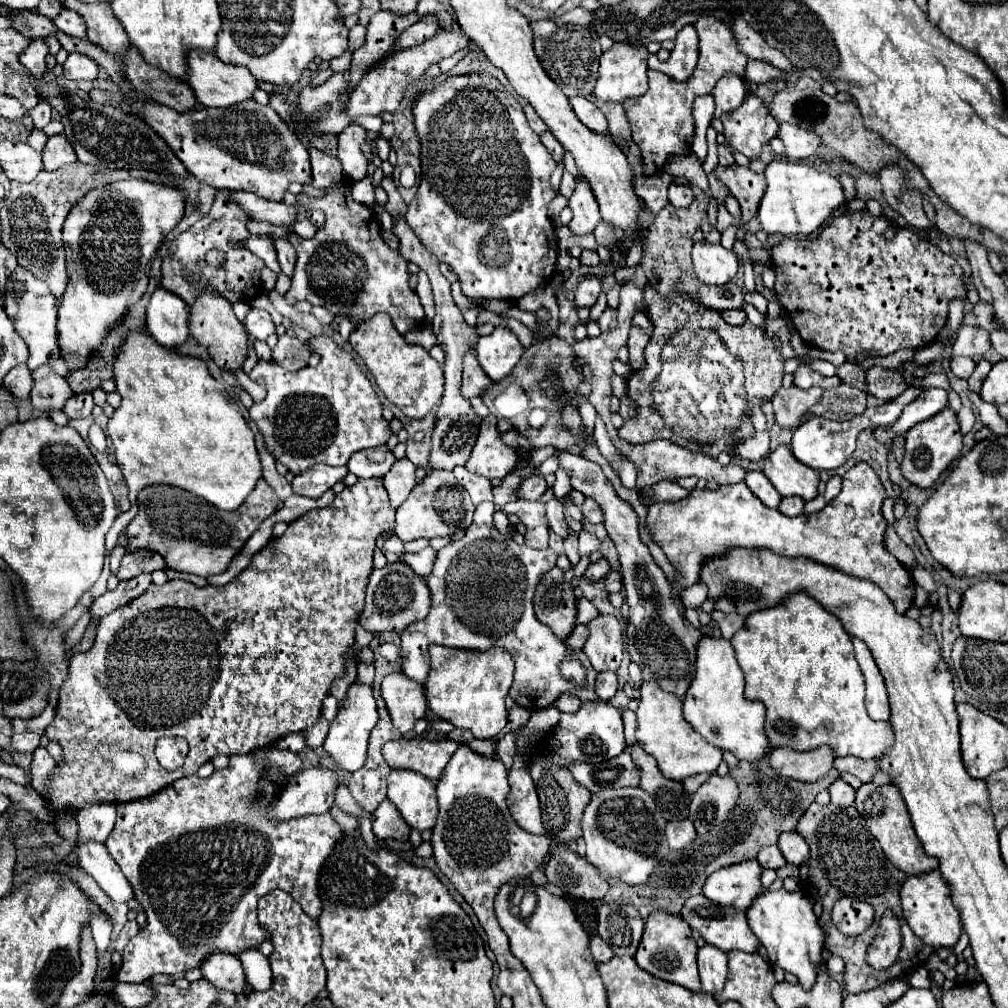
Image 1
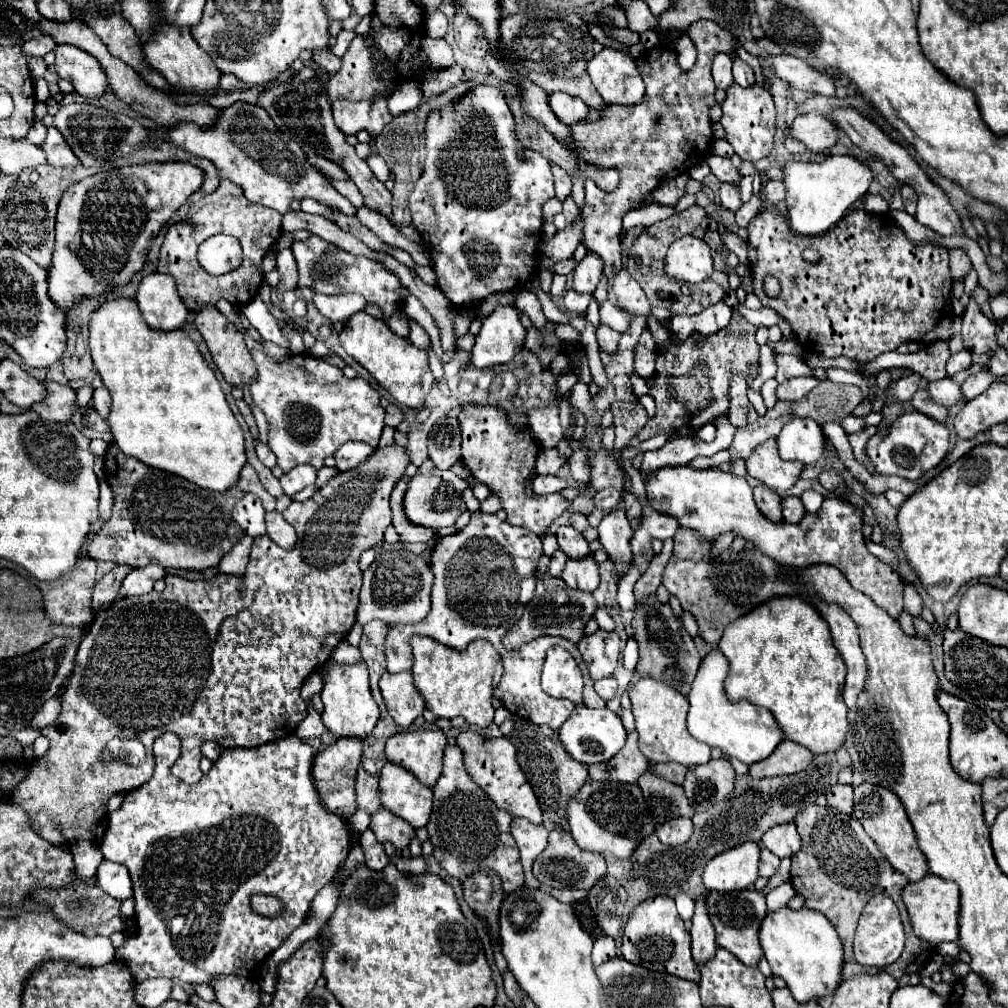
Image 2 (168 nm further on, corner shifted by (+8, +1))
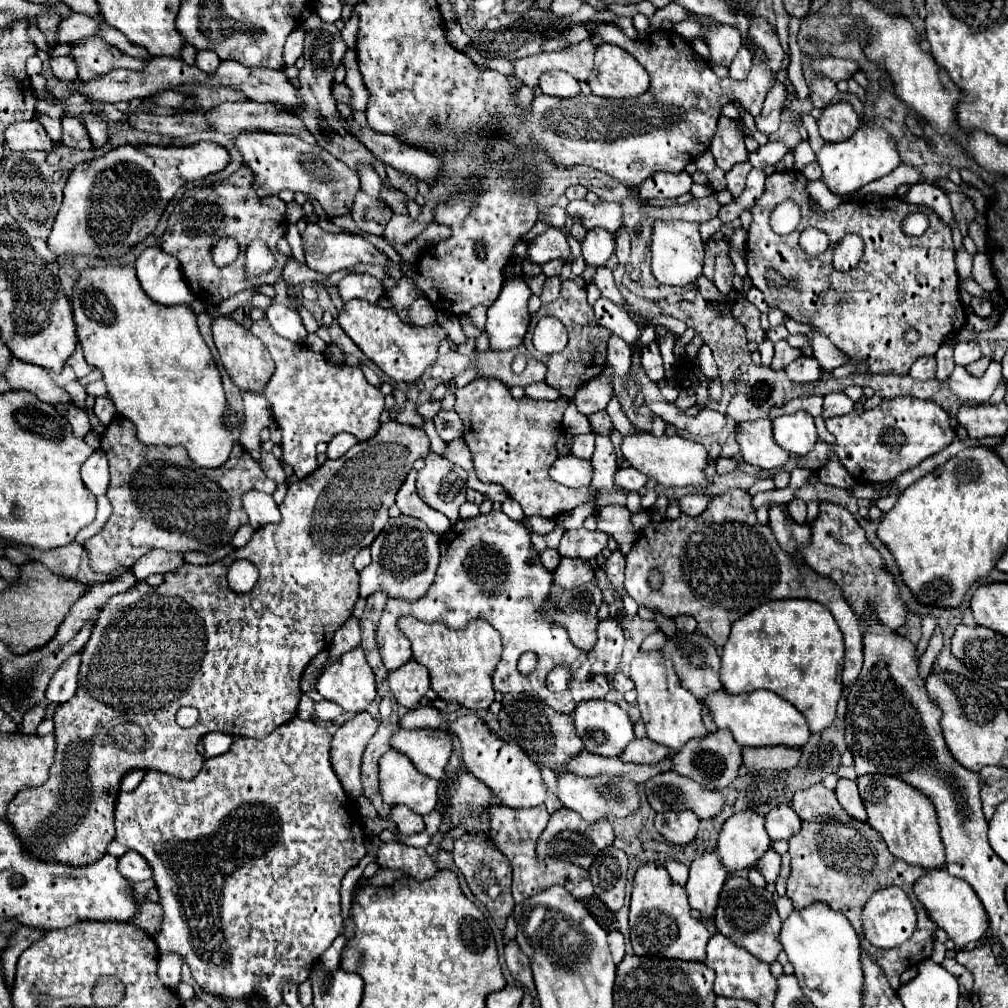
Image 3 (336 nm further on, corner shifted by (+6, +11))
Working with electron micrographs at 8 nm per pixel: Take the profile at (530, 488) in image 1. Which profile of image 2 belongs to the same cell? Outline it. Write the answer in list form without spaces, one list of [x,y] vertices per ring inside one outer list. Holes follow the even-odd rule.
[[[537,476],[533,482],[535,494],[553,494],[553,492],[565,490],[567,486],[569,486],[569,482],[559,476]]]

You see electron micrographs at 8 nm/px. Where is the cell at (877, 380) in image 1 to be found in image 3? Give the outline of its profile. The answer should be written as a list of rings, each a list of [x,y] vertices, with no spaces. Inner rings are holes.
[[[925,356],[925,358],[917,360],[917,362],[911,366],[909,374],[911,374],[911,378],[915,378],[915,380],[931,380],[931,378],[935,378],[935,358],[933,358],[933,356],[929,356],[929,358]]]

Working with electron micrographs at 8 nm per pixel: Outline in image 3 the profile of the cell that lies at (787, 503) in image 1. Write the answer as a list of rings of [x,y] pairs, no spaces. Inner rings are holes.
[[[793,498],[789,504],[787,504],[787,512],[793,516],[793,520],[797,520],[799,524],[803,524],[807,520],[807,506],[803,500],[799,498]]]

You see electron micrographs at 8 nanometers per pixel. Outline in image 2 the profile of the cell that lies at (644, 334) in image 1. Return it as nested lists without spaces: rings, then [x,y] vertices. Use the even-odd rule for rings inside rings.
[[[645,330],[641,334],[641,340],[639,340],[639,346],[635,348],[635,372],[649,380],[655,376],[655,342],[649,334],[649,330]]]

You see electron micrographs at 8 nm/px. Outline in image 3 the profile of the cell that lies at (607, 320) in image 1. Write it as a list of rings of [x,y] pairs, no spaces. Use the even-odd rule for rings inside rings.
[[[611,334],[607,342],[607,362],[613,366],[615,376],[619,378],[629,376],[629,356],[631,356],[631,346],[623,338]]]

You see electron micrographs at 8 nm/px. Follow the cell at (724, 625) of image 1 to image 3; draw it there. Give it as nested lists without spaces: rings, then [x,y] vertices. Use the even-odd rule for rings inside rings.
[[[747,492],[715,496],[699,516],[681,514],[673,522],[651,522],[641,530],[635,548],[627,554],[625,590],[637,604],[659,610],[669,618],[679,614],[695,616],[697,630],[717,646],[727,642],[729,628],[737,618],[765,602],[781,598],[809,598],[821,602],[843,632],[843,684],[851,686],[859,678],[863,666],[863,634],[859,630],[857,614],[833,580],[817,574],[809,564],[799,562],[795,556],[789,556],[777,544],[771,528],[757,524]],[[653,570],[659,570],[663,576],[657,590],[649,582]]]

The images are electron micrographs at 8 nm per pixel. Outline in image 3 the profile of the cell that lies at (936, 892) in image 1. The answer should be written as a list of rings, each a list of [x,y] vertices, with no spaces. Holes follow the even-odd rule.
[[[937,868],[937,870],[925,872],[913,884],[913,892],[915,892],[917,900],[923,904],[923,908],[927,910],[927,914],[931,916],[931,920],[941,930],[947,932],[947,936],[955,942],[957,948],[965,948],[971,942],[977,942],[979,938],[983,938],[983,934],[989,926],[985,920],[985,908],[981,908],[977,896],[973,896],[973,888],[969,888],[969,884],[965,884],[965,880],[951,876],[943,868]]]

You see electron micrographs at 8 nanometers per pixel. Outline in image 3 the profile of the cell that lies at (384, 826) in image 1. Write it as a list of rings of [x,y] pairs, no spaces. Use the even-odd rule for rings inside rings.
[[[393,806],[389,820],[397,826],[397,832],[405,834],[405,836],[411,836],[411,834],[425,830],[423,818],[419,814],[413,814],[407,806]]]

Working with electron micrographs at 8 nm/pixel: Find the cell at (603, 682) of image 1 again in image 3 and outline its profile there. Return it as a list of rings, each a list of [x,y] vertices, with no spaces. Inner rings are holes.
[[[615,674],[613,680],[611,680],[611,686],[617,690],[617,692],[627,692],[633,688],[633,682],[625,676],[625,674]]]

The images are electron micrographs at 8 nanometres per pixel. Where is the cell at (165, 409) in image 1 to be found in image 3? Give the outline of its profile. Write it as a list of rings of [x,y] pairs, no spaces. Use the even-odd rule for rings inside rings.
[[[107,266],[83,270],[73,290],[73,318],[85,360],[103,372],[111,400],[121,416],[137,428],[137,440],[147,446],[183,446],[201,468],[219,468],[239,444],[241,428],[225,424],[227,398],[217,364],[197,330],[193,308],[161,308],[153,304],[139,286],[133,266]]]

